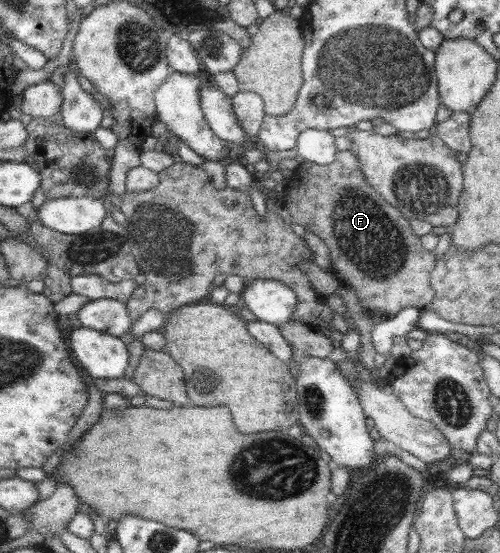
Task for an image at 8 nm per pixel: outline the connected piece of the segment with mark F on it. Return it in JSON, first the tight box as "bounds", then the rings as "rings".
{"bounds":[285,148,435,317],"rings":[[[353,148],[336,151],[333,162],[326,165],[304,160],[293,177],[297,182],[290,185],[290,195],[285,200],[285,207],[289,210],[293,223],[302,225],[304,230],[311,231],[323,241],[329,249],[333,276],[339,284],[351,287],[364,310],[391,317],[403,308],[421,309],[432,302],[434,293],[429,286],[429,272],[435,262],[434,252],[429,252],[420,245],[420,237],[411,230],[409,220],[393,206],[389,206],[365,181]]]}

